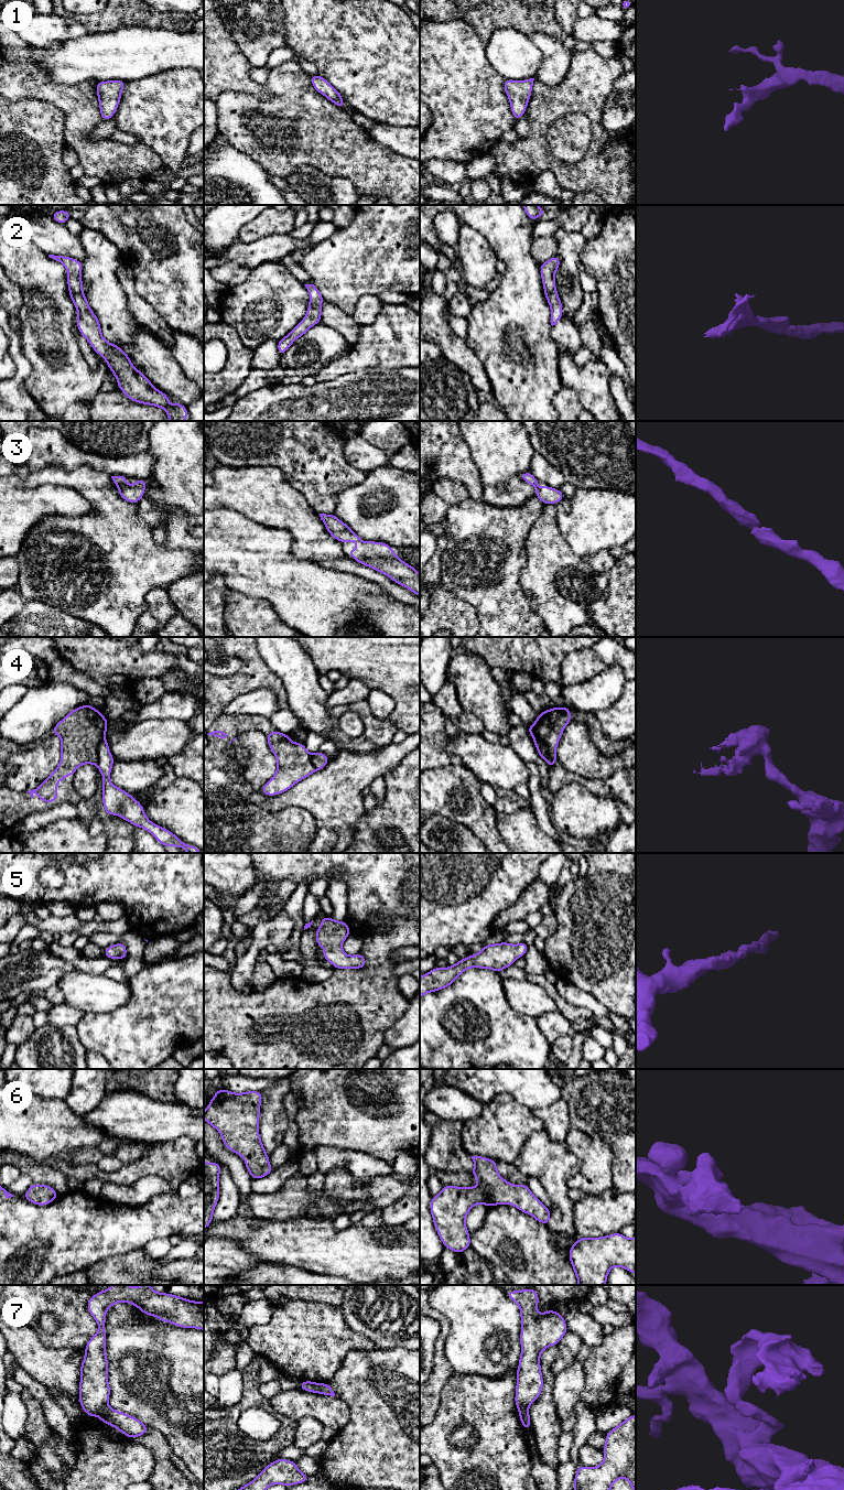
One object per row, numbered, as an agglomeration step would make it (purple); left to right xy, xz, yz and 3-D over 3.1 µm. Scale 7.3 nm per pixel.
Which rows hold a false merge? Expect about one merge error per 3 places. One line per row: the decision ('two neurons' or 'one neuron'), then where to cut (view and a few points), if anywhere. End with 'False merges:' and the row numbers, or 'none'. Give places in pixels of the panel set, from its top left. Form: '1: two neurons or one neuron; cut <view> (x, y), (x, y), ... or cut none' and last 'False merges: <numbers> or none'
1: one neuron; cut none
2: one neuron; cut none
3: one neuron; cut none
4: two neurons; cut xy (104, 737), (99, 744), (98, 760), (95, 764)
5: one neuron; cut none
6: one neuron; cut none
7: two neurons; cut xy (107, 1404), (97, 1415)
False merges: 4, 7

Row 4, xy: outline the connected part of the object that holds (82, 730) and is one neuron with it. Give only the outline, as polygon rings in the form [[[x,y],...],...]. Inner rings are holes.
[[[89,704],[78,706],[64,716],[51,732],[62,739],[61,762],[37,788],[26,791],[31,798],[37,793],[42,802],[56,802],[59,780],[74,776],[75,770],[84,764],[96,765],[98,747],[106,736],[108,722],[101,711]]]

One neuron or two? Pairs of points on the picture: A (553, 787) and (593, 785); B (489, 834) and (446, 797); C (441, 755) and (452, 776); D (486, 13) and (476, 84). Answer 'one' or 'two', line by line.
A: one
B: one
C: two
D: two

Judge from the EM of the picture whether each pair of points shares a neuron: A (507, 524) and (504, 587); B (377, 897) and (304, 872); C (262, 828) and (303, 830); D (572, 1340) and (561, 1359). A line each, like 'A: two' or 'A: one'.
A: one
B: one
C: one
D: one

